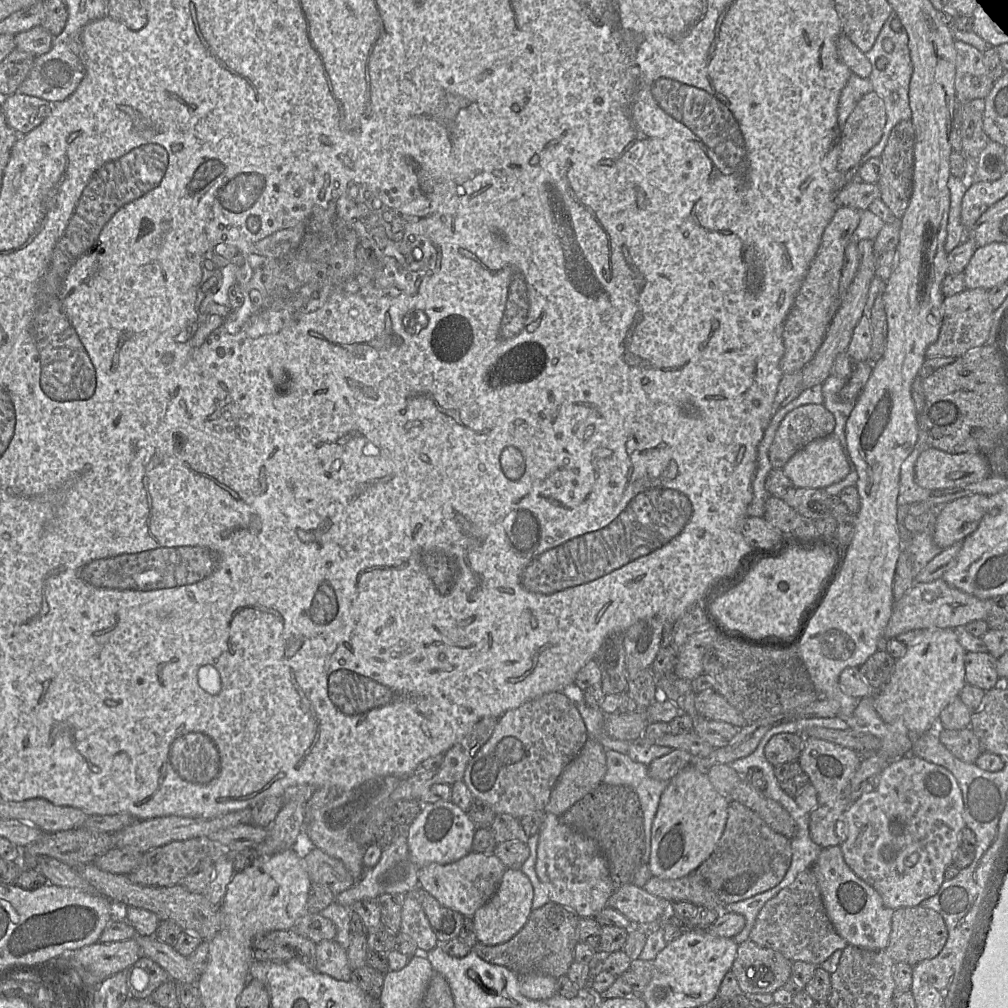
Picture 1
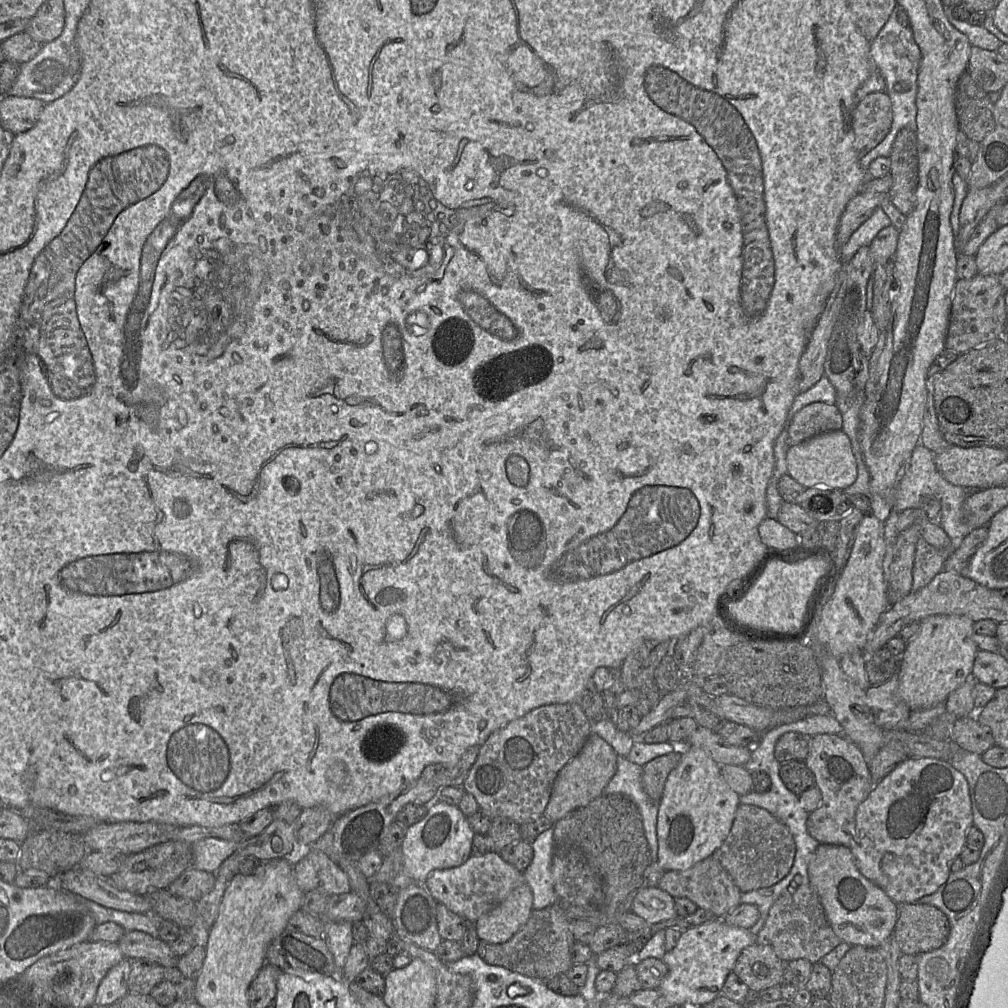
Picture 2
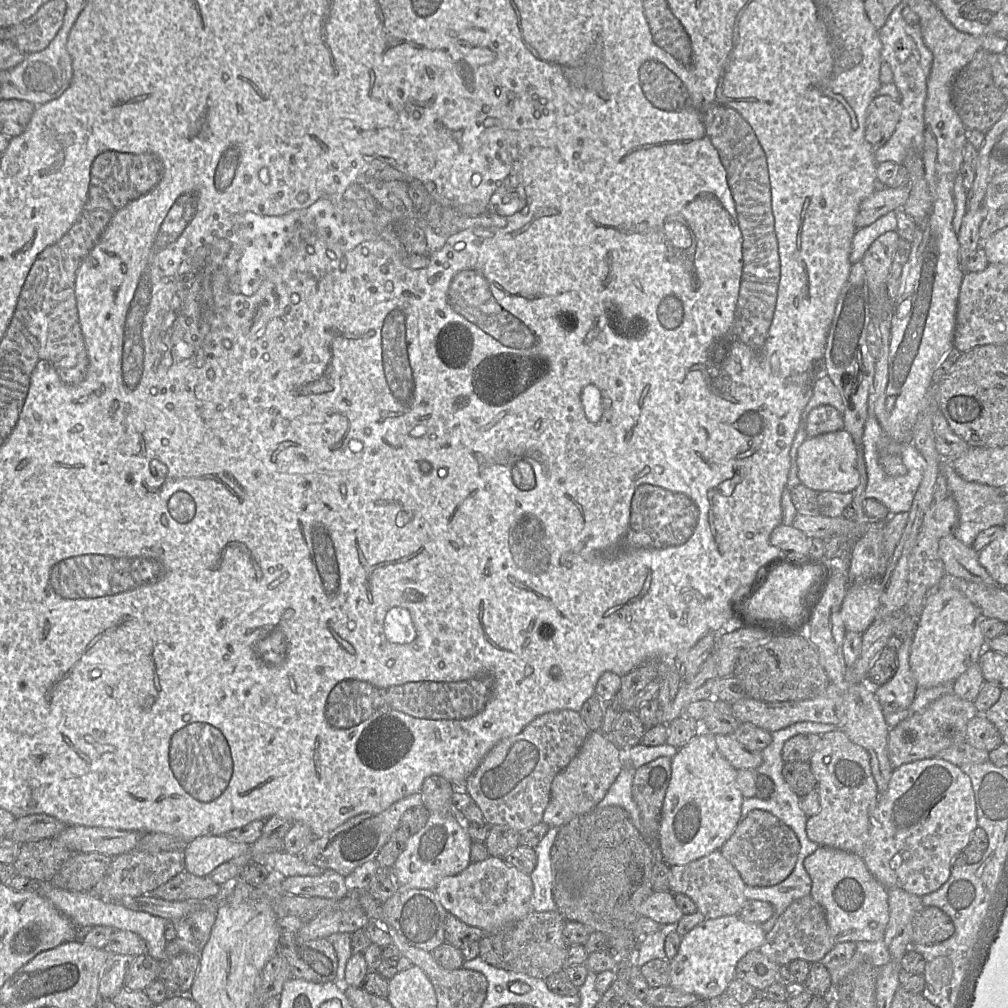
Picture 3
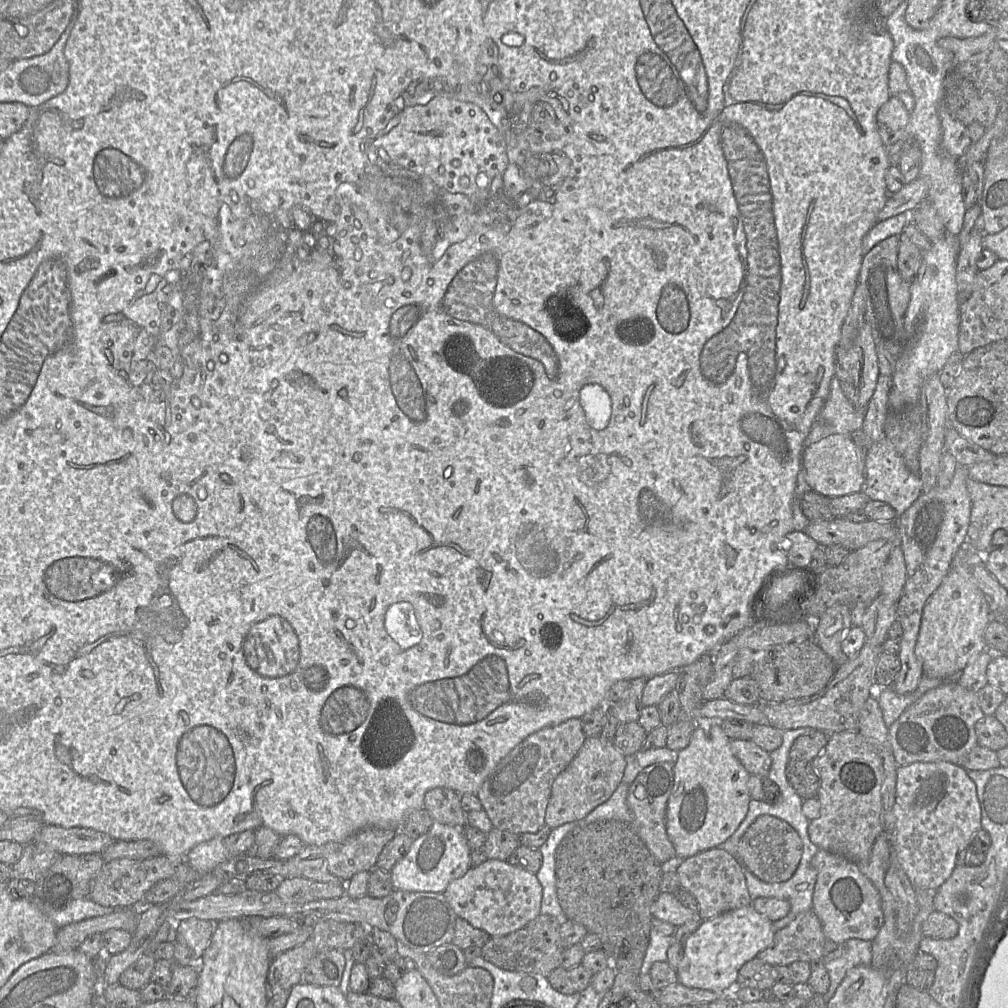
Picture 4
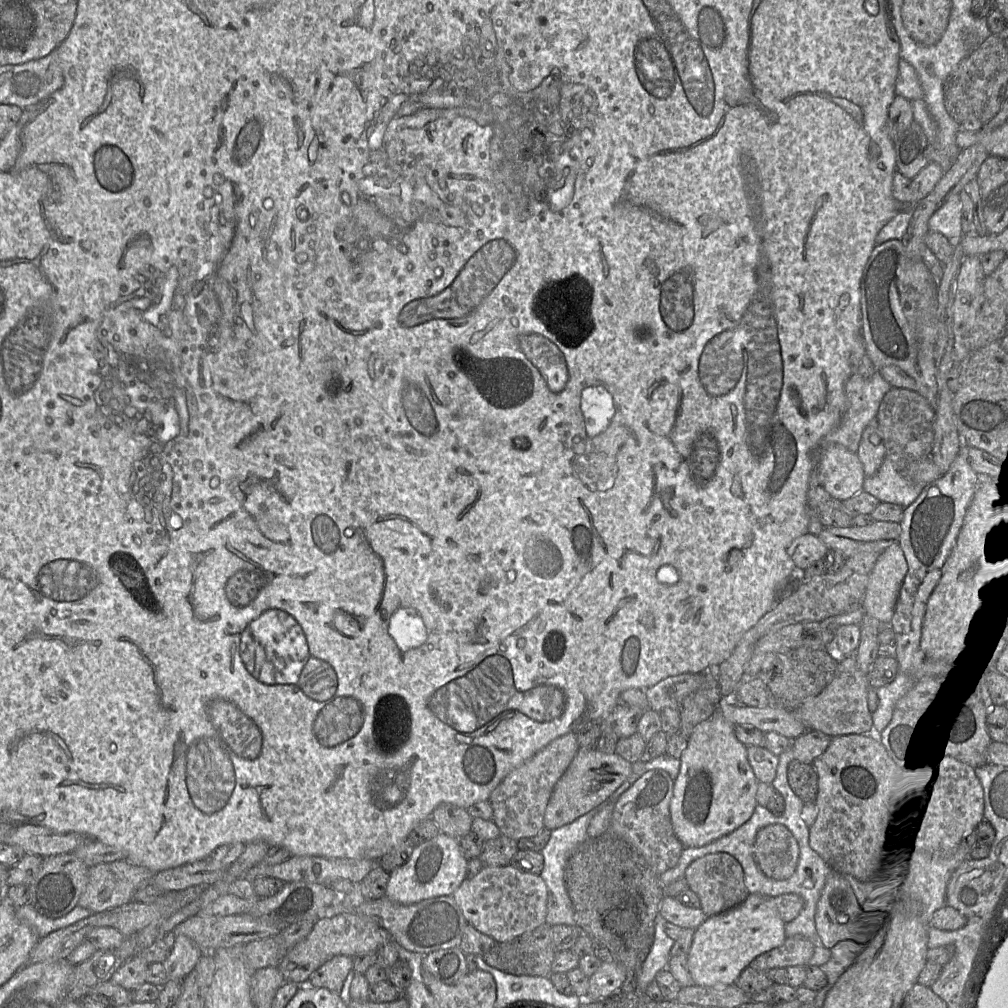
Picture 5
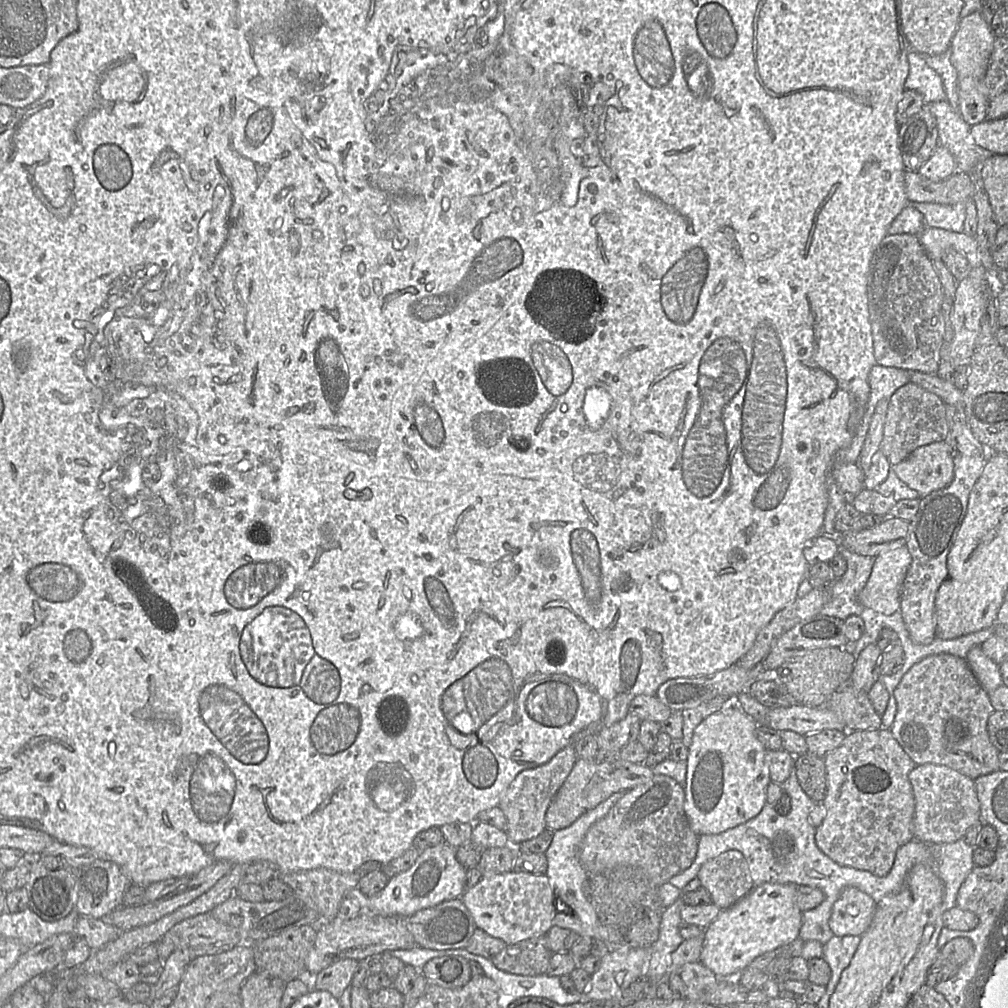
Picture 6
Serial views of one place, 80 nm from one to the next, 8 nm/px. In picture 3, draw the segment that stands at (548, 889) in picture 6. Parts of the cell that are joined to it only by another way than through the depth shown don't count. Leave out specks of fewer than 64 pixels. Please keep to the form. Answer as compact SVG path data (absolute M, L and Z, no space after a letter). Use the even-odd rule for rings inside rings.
M489 856L480 862L470 863L459 874L444 877L434 892L448 913L470 926L482 929L486 934L506 929L524 919L532 911L533 882L530 875L508 865L502 858L494 856Z

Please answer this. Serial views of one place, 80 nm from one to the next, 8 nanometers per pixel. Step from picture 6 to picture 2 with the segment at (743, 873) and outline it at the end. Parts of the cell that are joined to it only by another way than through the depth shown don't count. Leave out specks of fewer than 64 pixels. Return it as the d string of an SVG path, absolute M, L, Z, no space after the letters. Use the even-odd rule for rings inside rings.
M712 855L697 862L687 870L666 871L657 887L674 898L686 897L690 899L698 908L713 913L715 918L724 918L731 910L741 904L741 891L734 884L720 862Z

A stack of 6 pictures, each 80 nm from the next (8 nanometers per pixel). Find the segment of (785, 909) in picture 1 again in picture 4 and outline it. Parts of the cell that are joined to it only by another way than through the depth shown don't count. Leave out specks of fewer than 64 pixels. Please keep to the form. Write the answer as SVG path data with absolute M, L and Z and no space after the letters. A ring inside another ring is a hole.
M809 910L776 930L772 944L756 957L772 966L790 965L795 961L811 963L824 956L826 940L819 918Z

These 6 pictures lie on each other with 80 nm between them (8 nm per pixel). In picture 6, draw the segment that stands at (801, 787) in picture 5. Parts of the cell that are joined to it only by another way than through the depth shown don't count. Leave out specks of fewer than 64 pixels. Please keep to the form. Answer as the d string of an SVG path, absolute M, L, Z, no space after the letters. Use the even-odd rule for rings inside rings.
M806 753L795 756L795 774L804 792L821 804L827 794L827 777L823 757Z

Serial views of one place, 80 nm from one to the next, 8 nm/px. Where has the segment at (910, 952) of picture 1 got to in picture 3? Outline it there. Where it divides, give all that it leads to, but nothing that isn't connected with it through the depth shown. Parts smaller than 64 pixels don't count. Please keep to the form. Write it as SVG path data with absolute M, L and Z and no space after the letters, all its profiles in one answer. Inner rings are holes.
M924 906L912 920L912 944L932 945L943 942L954 933L950 917L934 906Z

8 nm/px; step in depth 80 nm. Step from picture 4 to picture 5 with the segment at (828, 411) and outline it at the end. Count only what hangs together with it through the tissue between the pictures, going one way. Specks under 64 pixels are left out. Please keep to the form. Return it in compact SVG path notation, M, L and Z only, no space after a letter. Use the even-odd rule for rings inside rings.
M878 370L870 377L852 374L845 384L846 411L839 426L823 439L824 443L840 444L857 453L864 429L877 416L881 402L891 388Z

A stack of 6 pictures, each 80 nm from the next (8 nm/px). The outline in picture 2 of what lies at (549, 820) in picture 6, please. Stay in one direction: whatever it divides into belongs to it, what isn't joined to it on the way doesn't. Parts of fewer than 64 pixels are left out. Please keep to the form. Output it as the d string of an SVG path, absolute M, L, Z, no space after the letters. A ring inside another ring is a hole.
M591 733L579 753L559 771L543 815L556 823L571 811L586 806L600 796L616 772L617 757L617 753L604 739Z

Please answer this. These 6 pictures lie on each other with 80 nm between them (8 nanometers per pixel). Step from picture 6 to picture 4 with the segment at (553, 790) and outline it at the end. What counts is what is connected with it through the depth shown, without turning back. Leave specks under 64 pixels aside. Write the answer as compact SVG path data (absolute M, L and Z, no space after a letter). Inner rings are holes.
M571 718L542 728L515 746L497 764L476 794L493 828L518 836L537 832L543 827L553 781L571 763L585 739L581 720Z

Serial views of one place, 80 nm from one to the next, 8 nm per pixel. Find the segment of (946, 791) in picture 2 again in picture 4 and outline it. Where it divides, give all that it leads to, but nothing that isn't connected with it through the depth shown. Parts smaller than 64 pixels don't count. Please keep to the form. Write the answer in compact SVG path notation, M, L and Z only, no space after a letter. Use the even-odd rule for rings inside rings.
M947 761L913 762L898 766L893 813L896 822L889 835L891 855L914 888L936 890L942 885L956 866L957 853L967 848L974 834L982 828L975 783L962 766Z

